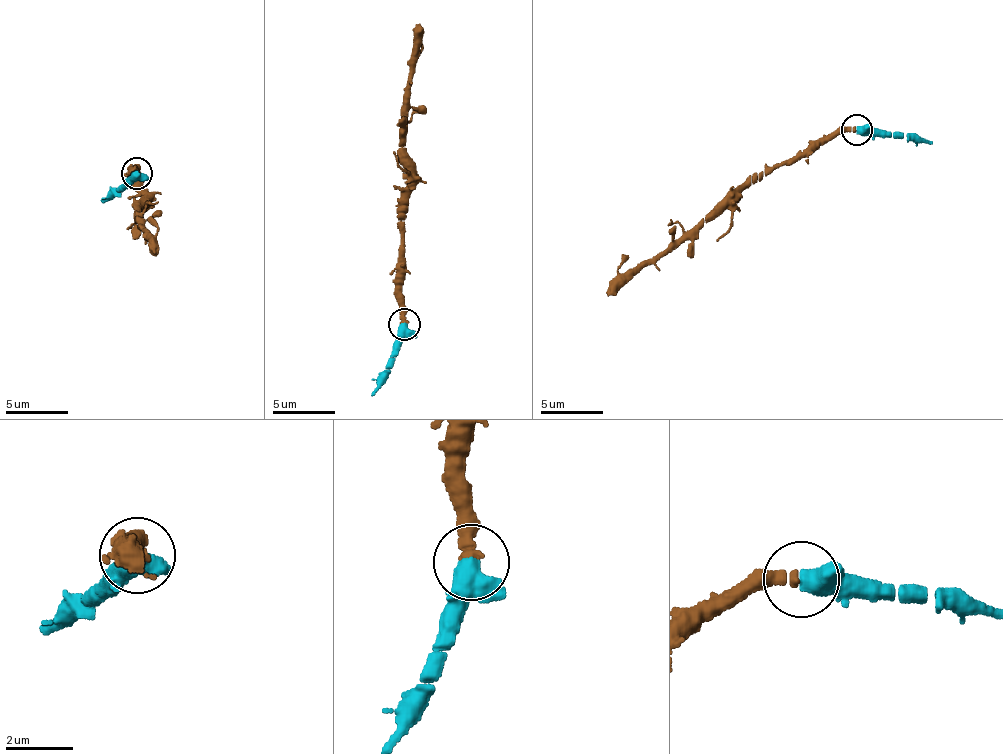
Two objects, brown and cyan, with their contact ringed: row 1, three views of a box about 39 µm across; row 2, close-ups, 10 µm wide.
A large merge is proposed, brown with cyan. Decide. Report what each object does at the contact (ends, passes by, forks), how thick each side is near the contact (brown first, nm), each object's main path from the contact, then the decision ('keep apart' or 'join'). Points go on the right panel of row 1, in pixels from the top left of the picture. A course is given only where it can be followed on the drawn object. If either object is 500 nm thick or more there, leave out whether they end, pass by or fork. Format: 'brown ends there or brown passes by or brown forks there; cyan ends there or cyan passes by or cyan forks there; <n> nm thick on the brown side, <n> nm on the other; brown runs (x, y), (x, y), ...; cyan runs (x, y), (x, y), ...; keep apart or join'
brown ends there; cyan passes by; 320 nm thick on the brown side, 440 nm on the other; brown runs (856, 129), (827, 133), (758, 172), (608, 297); cyan runs (856, 129), (915, 133), (933, 145); join

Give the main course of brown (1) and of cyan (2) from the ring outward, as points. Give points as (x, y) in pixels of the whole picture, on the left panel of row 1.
1: (136, 172), (141, 230), (155, 255)
2: (136, 172), (135, 179), (101, 203)

